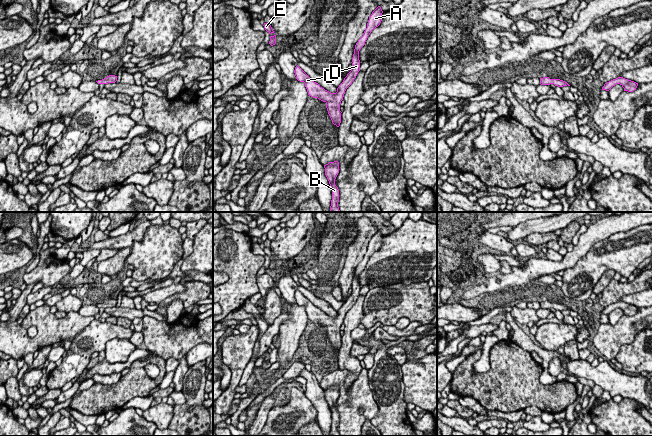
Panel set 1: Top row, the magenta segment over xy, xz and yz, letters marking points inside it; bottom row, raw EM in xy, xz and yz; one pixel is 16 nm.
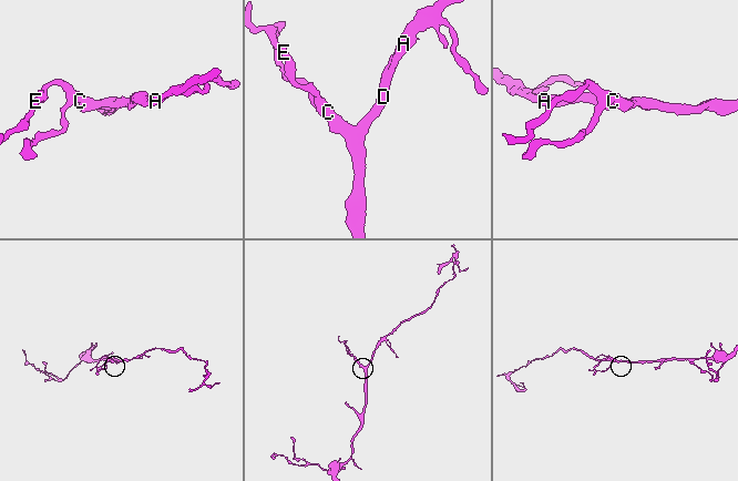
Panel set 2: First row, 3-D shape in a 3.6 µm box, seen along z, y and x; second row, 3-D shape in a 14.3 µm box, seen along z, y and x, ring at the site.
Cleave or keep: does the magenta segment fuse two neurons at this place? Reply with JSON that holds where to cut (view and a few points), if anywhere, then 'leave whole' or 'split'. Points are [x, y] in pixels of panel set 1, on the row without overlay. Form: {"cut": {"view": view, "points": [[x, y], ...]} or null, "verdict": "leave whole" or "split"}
{"cut": null, "verdict": "leave whole"}

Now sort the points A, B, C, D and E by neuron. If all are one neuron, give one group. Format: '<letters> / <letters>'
A B C D E

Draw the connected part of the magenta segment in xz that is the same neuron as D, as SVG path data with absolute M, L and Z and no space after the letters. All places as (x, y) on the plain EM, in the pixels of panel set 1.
M378 230L369 241L367 252L365 253L363 260L355 269L351 286L352 293L344 302L343 306L339 309L336 317L331 317L325 314L318 307L314 306L298 289L295 291L294 297L296 303L300 306L305 307L305 311L309 320L318 322L319 324L326 327L326 332L332 344L332 347L337 351L339 351L341 347L342 336L340 335L340 328L343 324L345 315L352 308L358 296L360 295L359 275L365 269L365 266L372 254L380 249L382 245L382 237L383 235L381 231Z

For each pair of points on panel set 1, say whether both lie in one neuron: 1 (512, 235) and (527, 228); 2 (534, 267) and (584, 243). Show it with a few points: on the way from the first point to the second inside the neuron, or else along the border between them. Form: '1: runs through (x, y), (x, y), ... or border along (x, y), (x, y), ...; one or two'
1: runs through (516, 233), (523, 229); one
2: runs through (547, 267), (563, 265), (573, 256); one

